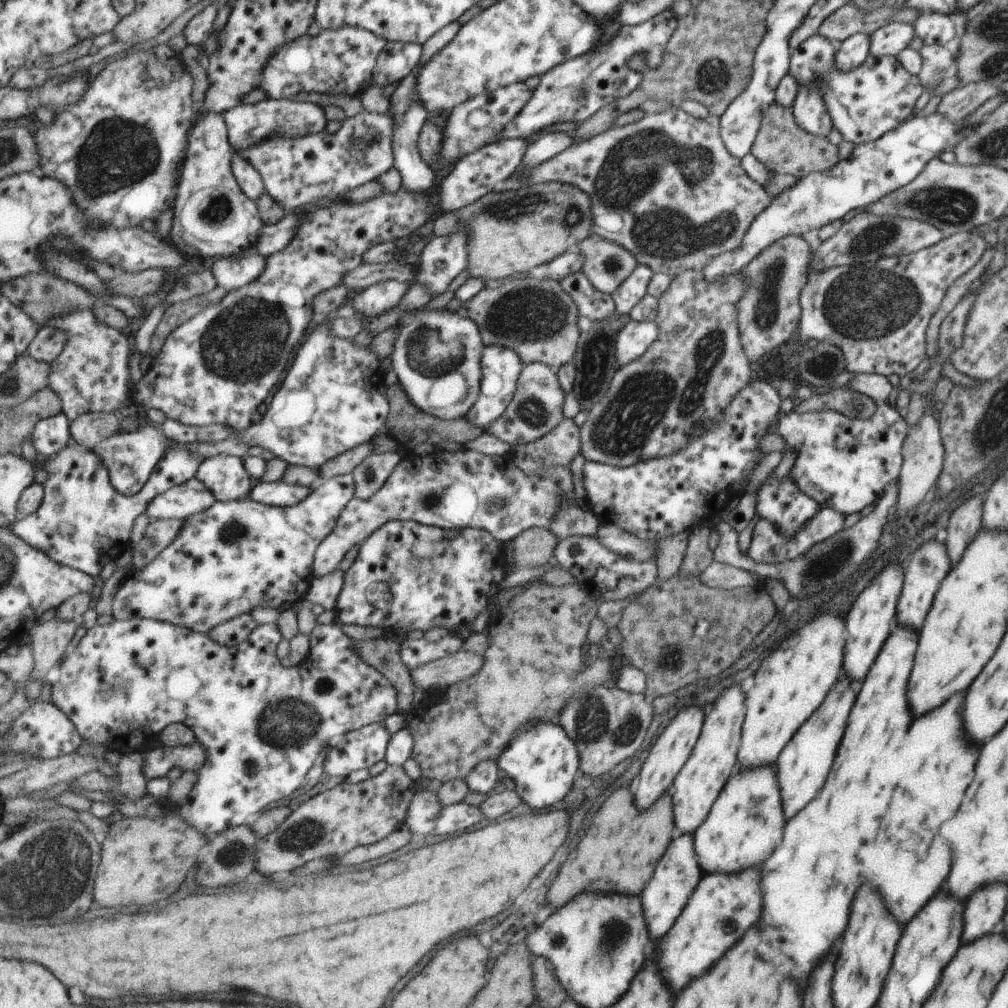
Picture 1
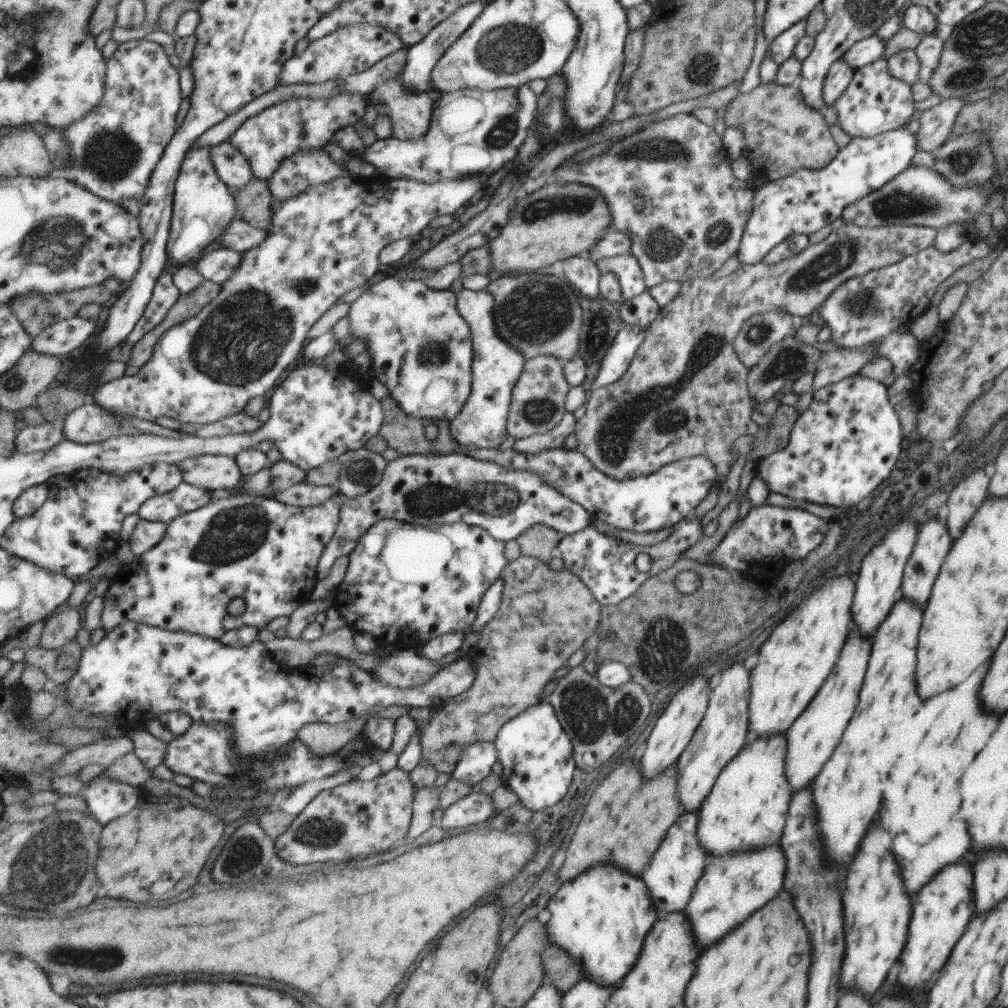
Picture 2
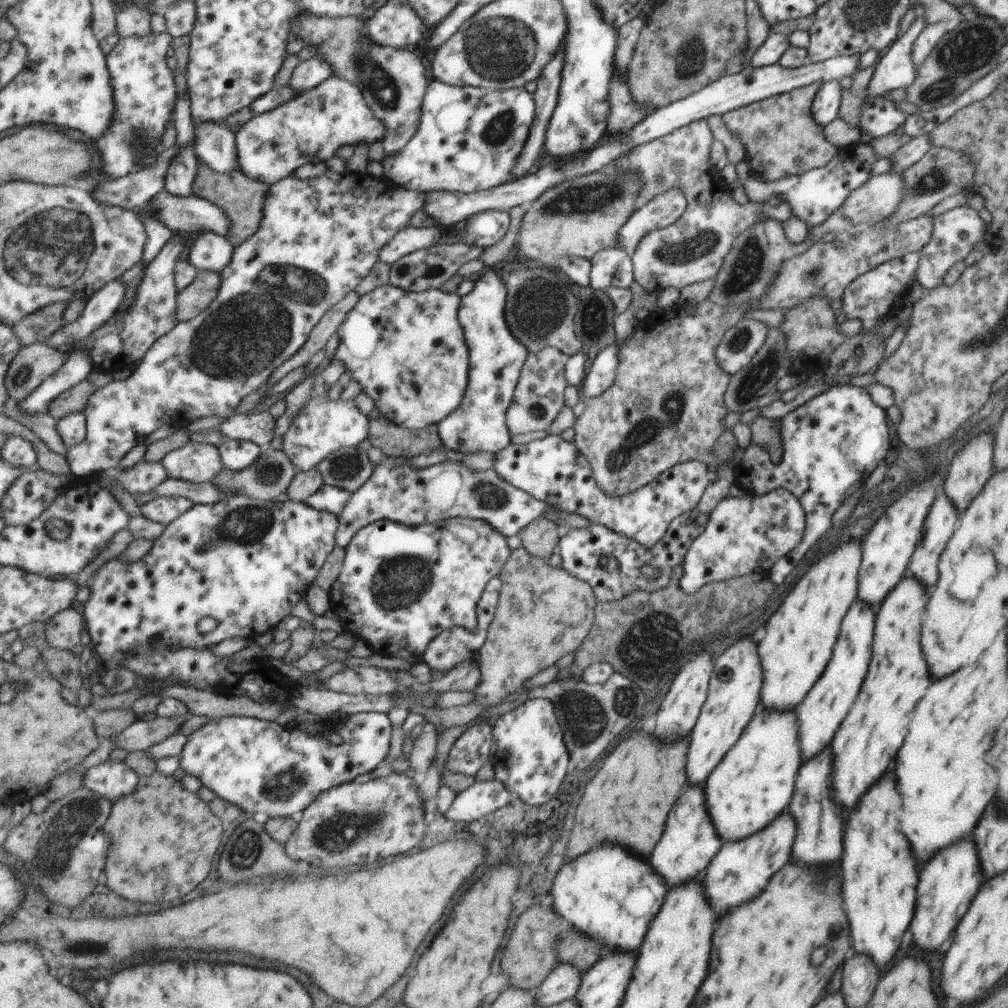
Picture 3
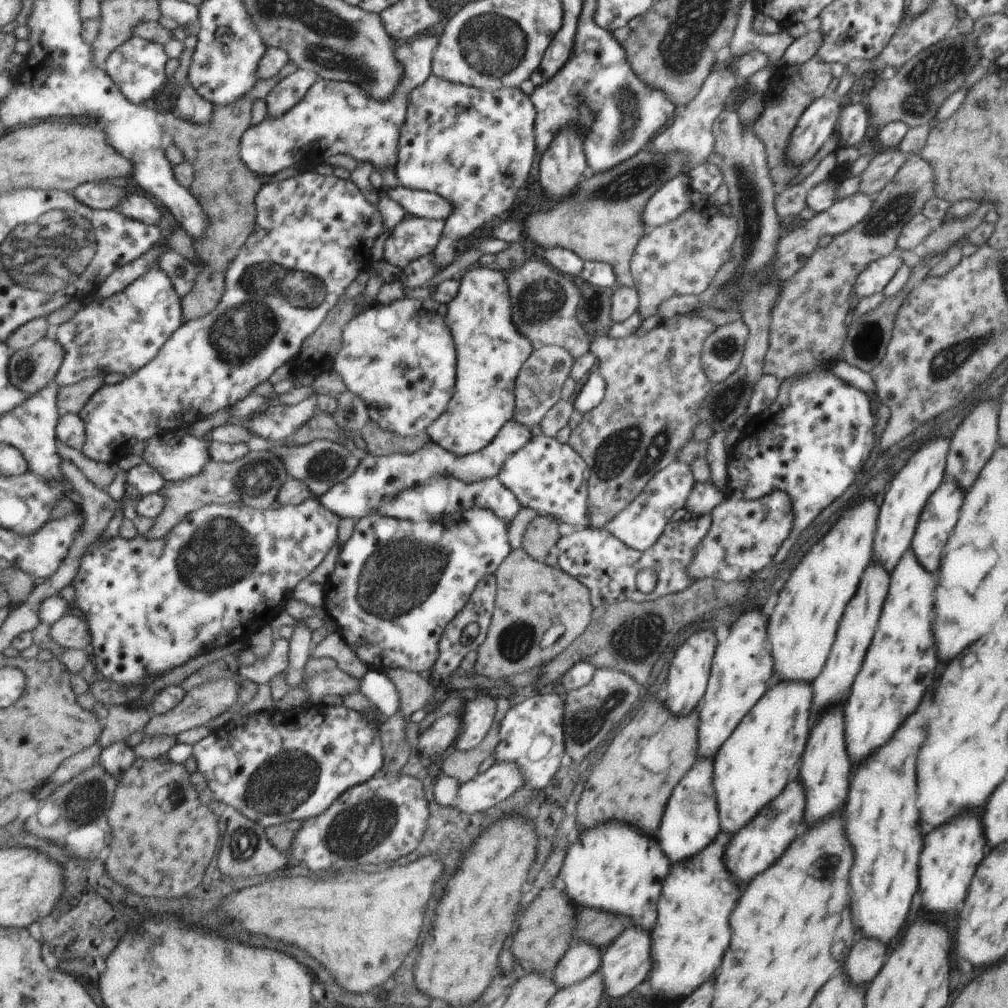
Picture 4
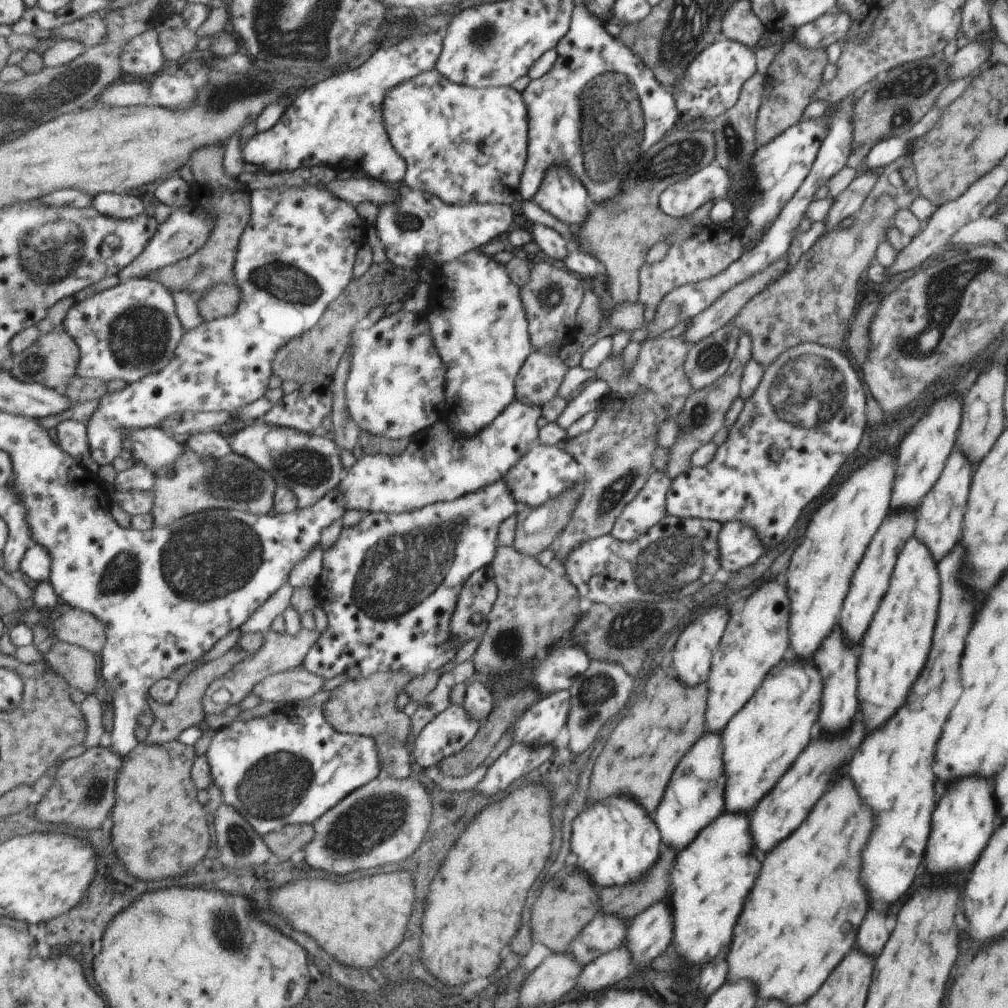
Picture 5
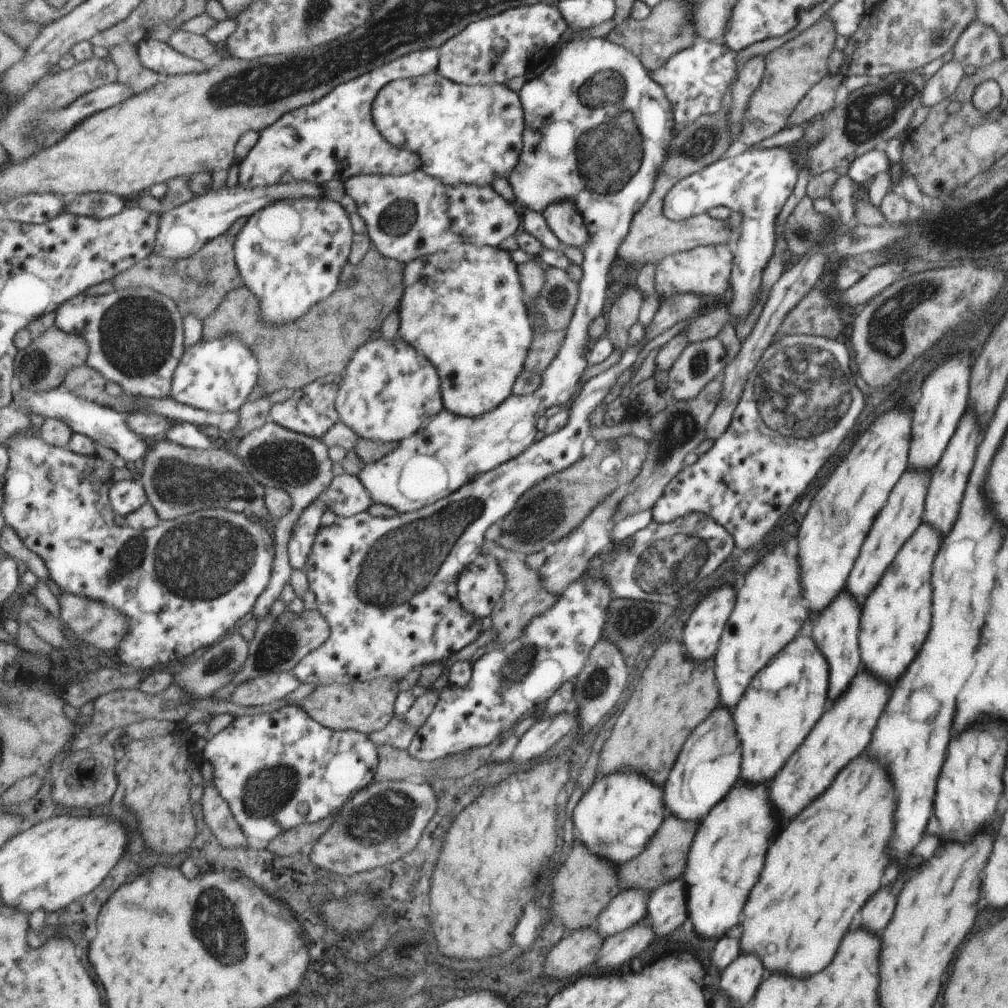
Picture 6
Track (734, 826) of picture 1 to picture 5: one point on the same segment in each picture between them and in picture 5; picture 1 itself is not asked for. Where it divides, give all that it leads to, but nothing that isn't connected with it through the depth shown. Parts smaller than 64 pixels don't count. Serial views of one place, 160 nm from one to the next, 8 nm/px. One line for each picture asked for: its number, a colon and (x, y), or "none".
2: (747, 810)
3: (755, 783)
4: (751, 770)
5: (761, 743)

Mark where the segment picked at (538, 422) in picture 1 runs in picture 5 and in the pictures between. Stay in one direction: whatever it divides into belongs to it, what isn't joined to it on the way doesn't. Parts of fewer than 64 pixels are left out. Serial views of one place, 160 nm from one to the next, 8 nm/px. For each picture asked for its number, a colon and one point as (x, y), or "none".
2: (536, 401)
3: (536, 398)
4: (536, 388)
5: (537, 381)

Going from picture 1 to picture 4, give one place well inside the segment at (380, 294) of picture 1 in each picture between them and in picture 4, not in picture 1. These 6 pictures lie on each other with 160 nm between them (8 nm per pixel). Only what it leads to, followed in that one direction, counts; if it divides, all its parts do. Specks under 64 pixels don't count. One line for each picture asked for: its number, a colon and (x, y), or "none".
2: (421, 348)
3: (407, 350)
4: (401, 359)

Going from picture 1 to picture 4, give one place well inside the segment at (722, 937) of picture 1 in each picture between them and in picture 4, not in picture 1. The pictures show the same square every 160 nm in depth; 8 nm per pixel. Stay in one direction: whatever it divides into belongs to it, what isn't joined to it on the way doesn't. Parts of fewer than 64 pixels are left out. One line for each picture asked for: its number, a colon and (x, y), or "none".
2: (733, 887)
3: (742, 868)
4: (754, 848)

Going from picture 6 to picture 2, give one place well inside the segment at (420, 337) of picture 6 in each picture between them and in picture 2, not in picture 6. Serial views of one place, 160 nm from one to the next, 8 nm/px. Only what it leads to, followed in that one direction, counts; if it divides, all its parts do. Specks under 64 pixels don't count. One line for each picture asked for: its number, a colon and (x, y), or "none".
2: (483, 423)
3: (480, 424)
4: (491, 350)
5: (477, 320)

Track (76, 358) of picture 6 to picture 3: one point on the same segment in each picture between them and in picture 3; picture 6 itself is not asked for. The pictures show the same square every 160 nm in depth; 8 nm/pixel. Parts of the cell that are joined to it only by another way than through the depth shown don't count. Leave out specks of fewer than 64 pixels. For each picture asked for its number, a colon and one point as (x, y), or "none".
3: (35, 363)
4: (31, 369)
5: (53, 360)

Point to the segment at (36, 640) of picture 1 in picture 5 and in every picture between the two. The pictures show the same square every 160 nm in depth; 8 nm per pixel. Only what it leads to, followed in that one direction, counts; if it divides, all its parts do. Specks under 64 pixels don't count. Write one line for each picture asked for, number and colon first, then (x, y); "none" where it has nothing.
2: (61, 628)
3: (65, 630)
4: (72, 632)
5: (76, 627)

